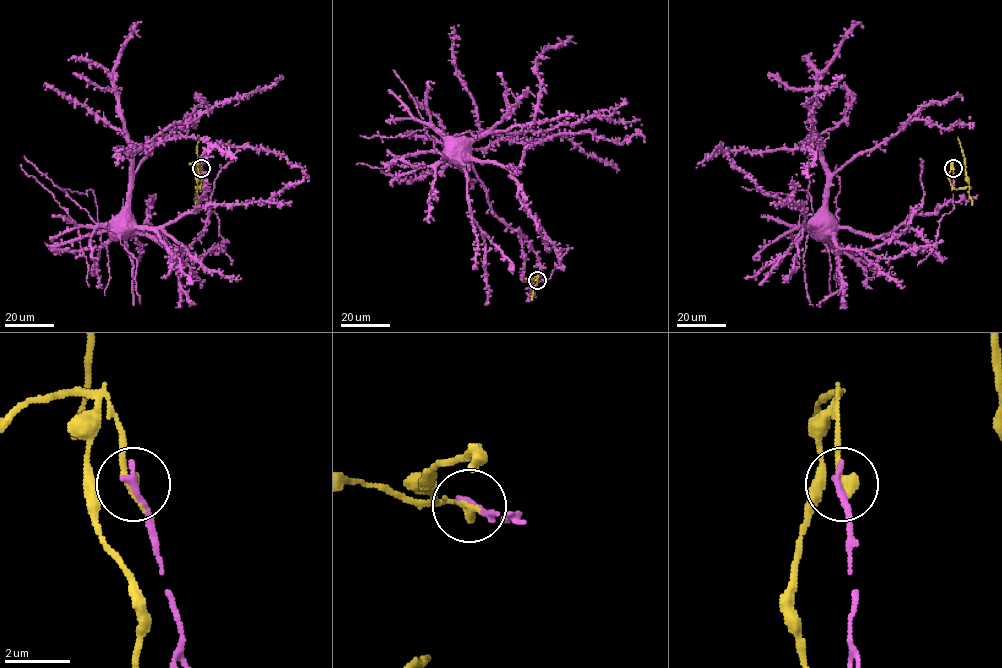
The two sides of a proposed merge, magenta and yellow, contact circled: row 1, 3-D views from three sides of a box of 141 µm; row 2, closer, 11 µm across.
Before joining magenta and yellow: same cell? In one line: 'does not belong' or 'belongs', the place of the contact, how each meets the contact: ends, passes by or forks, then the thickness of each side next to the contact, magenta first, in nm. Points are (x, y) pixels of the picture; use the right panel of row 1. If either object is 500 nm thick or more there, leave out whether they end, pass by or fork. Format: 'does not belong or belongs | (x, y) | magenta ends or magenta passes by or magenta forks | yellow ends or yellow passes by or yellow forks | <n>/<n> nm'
does not belong | (953, 168) | magenta ends | yellow ends | 240/320 nm

